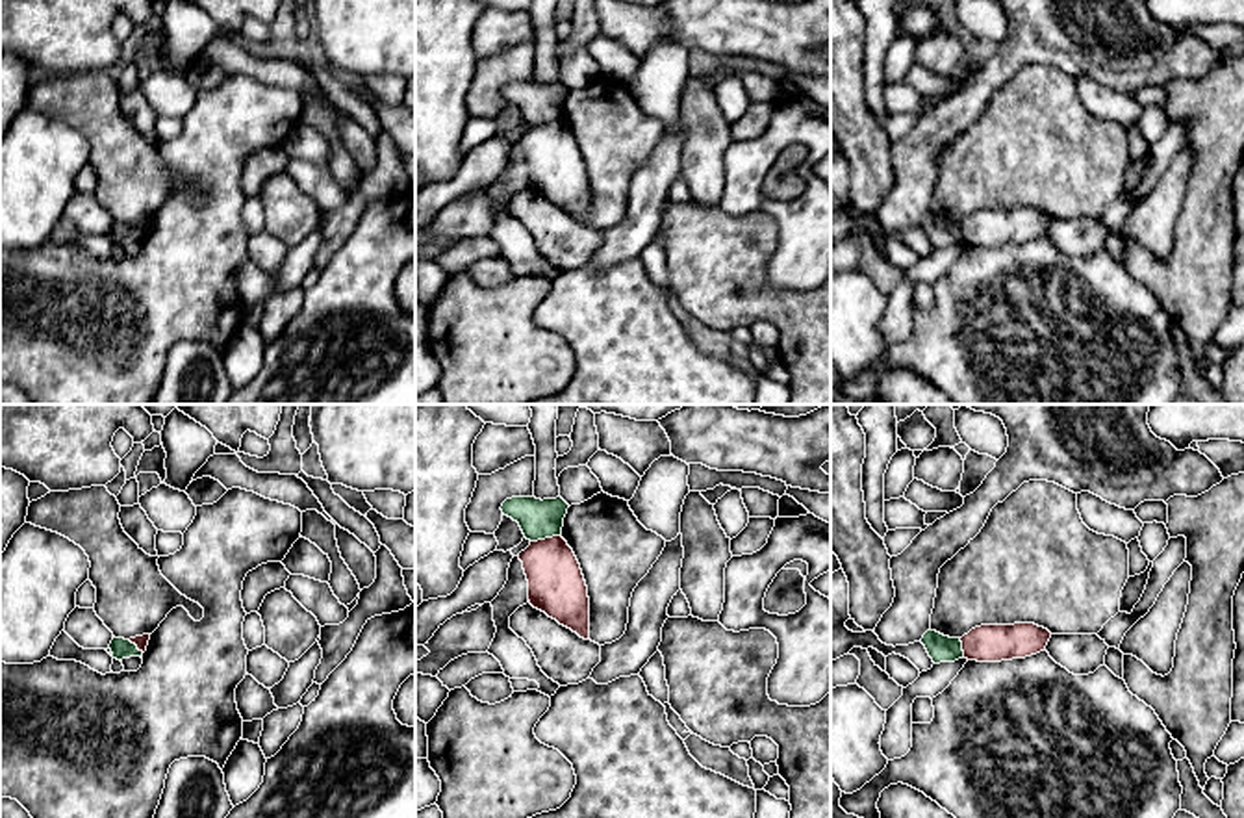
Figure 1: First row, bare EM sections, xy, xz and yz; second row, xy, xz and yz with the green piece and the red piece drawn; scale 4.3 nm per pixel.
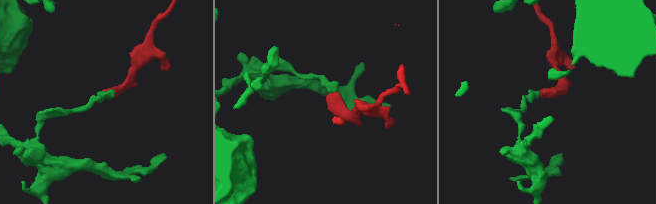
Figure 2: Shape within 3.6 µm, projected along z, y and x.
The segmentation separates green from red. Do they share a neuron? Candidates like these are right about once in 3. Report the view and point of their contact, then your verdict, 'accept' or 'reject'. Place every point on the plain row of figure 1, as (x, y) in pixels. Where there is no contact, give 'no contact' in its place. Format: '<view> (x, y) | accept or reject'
xz (545, 121) | reject

